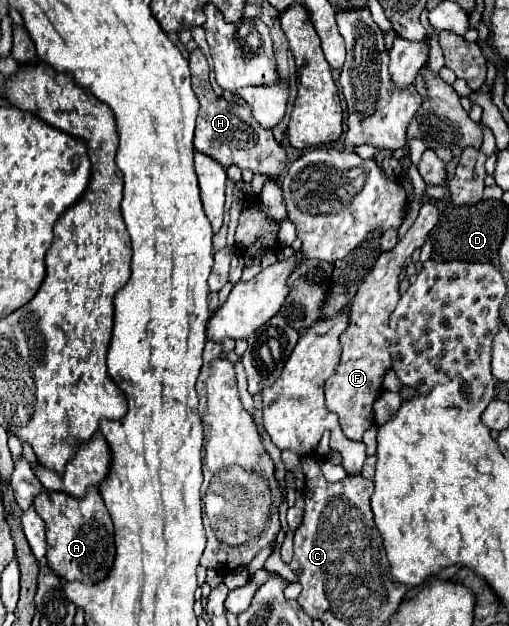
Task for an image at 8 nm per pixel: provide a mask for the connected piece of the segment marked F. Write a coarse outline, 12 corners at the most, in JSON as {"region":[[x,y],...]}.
{"region":[[432,202],[360,284],[326,406],[346,438],[374,424],[398,274],[438,222]]}

